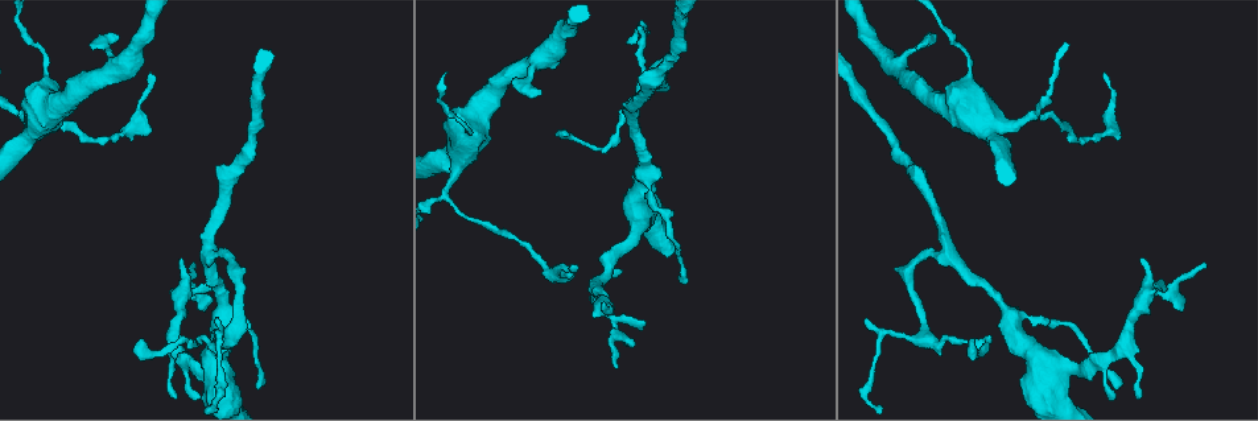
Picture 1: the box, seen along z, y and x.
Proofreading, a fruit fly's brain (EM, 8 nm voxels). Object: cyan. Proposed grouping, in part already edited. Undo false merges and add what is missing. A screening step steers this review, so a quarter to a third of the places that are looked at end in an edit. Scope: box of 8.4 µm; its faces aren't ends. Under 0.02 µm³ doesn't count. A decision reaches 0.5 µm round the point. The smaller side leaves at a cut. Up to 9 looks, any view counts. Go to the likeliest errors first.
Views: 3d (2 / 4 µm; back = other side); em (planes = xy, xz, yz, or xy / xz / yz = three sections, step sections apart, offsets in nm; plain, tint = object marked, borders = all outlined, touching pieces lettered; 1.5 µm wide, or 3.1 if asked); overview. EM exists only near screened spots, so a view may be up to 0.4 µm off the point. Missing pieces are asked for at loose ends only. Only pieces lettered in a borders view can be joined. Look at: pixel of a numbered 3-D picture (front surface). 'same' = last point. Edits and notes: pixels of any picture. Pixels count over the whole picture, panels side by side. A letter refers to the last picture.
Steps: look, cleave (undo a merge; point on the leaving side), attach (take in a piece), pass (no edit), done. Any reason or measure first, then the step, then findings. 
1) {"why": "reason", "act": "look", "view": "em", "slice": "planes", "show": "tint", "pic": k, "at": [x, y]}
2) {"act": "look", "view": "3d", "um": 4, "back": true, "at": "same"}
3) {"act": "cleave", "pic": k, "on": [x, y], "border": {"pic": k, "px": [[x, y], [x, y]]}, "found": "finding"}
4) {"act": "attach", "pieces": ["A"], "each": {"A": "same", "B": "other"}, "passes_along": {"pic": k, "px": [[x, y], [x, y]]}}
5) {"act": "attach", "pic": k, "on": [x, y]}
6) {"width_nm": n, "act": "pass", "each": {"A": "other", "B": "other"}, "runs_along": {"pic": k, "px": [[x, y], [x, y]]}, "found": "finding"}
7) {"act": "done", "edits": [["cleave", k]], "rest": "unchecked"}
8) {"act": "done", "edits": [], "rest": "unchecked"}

{"why": "free end", "act": "look", "view": "em", "slice": "planes", "show": "plain", "pic": 1, "at": [930, 35]}

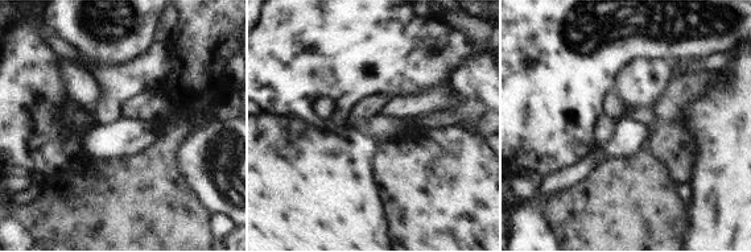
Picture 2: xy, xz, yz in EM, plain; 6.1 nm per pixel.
{"why": "see the neighbours", "act": "look", "view": "em", "slice": "planes", "show": "borders", "at": "same"}

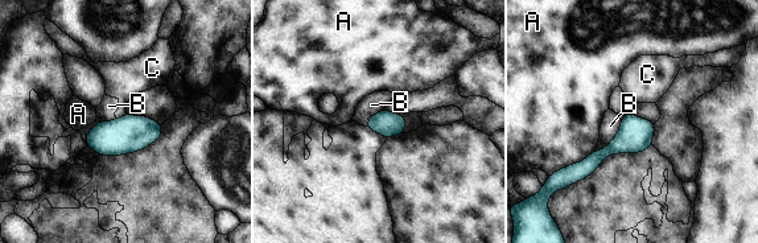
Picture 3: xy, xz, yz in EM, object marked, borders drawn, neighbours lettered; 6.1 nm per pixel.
{"act": "pass", "each": {"A": "other", "B": "other", "C": "other"}, "found": "no lettered piece goes on from it"}

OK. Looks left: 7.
{"why": "long arm stops here", "act": "look", "view": "3d", "um": 4, "pic": 1, "at": [149, 74]}

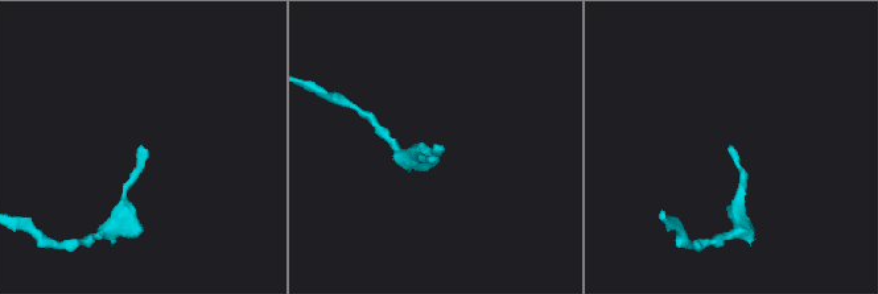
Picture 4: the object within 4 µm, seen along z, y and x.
{"why": "now the EM", "act": "look", "view": "em", "slice": "xy", "step": 8, "show": "tint", "pic": 4, "at": [435, 144]}

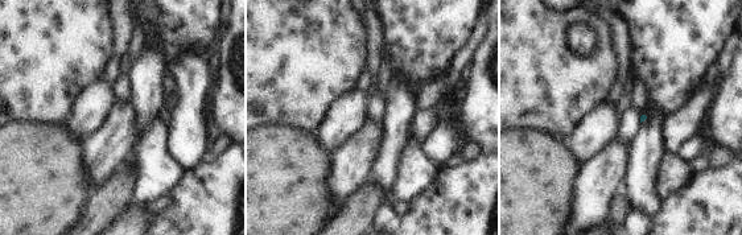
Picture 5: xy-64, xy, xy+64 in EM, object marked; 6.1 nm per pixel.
{"why": "cut it another way", "act": "look", "view": "em", "slice": "planes", "show": "borders", "at": "same"}

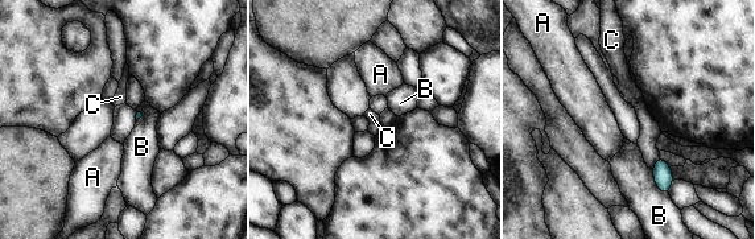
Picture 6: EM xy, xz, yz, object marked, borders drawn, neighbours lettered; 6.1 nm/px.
{"act": "pass", "each": {"A": "other", "B": "other", "C": "other"}, "border": {"pic": 6, "px": [[651, 169], [655, 185], [668, 194]]}, "found": "no lettered piece goes on from it"}

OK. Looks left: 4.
{"why": "end of a long branch", "act": "look", "view": "3d", "um": 4, "pic": 1, "at": [974, 350]}

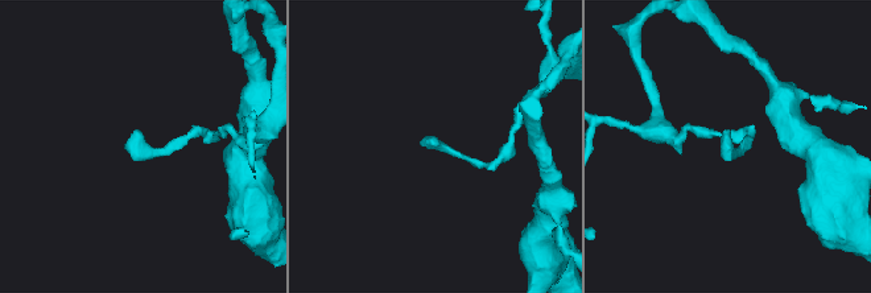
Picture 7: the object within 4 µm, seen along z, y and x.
{"act": "look", "view": "em", "slice": "planes", "show": "borders", "pic": 7, "at": [729, 144]}

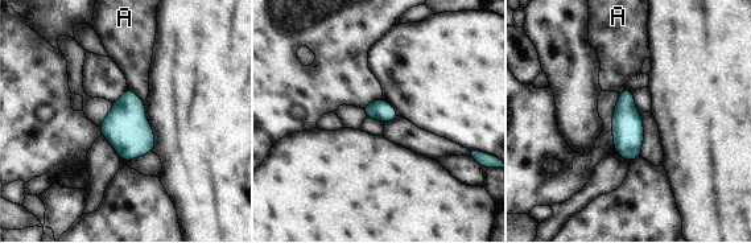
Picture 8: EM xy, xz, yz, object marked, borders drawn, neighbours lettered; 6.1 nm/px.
{"act": "pass", "each": {"A": "other"}, "border": {"pic": 8, "px": [[128, 87], [143, 102]]}, "found": "no lettered piece goes on from it"}

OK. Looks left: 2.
{"act": "done", "edits": [], "rest": "unchecked"}

